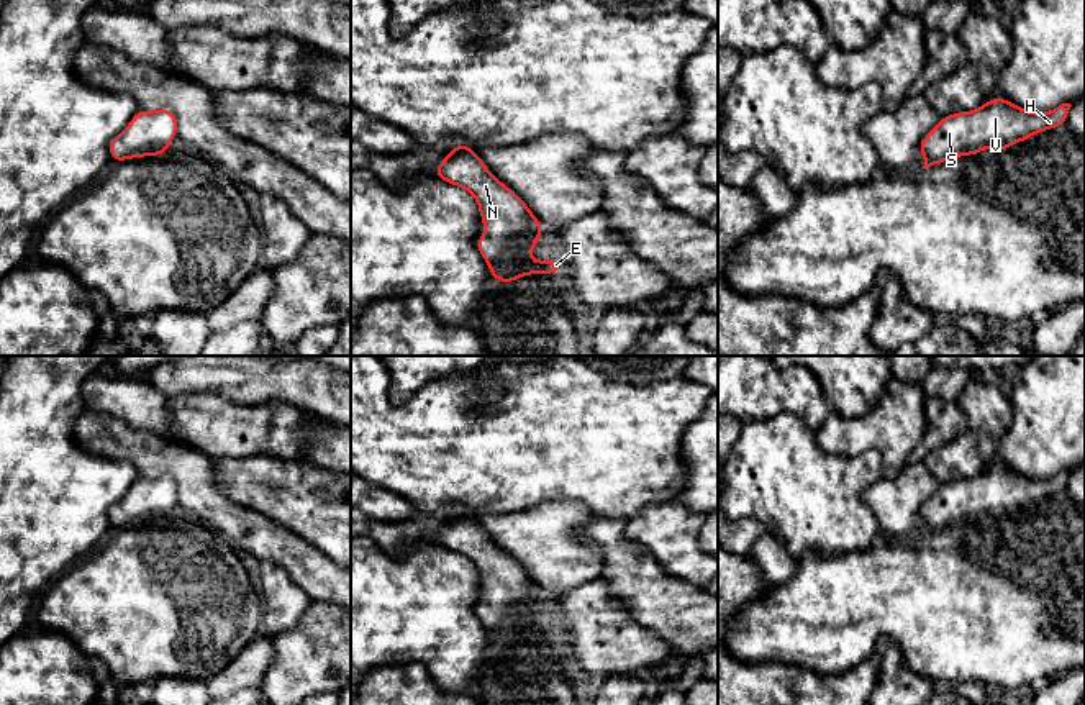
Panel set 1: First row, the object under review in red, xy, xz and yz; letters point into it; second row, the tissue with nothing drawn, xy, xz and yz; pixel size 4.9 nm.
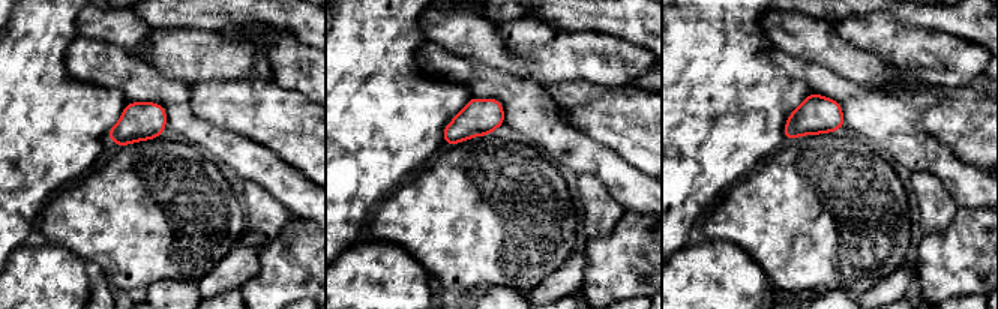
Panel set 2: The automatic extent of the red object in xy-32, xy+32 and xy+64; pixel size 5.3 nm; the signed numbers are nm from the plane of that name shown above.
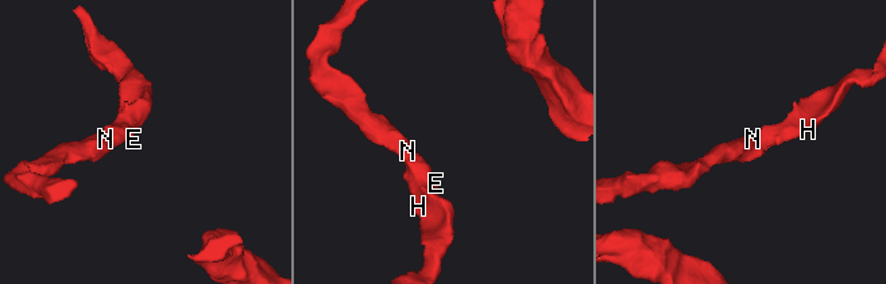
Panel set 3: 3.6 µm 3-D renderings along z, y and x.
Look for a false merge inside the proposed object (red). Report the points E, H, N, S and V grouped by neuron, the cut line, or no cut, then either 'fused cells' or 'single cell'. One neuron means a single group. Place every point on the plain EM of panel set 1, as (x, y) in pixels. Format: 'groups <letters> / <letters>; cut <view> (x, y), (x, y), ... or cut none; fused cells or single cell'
groups E H N S V; cut none; single cell

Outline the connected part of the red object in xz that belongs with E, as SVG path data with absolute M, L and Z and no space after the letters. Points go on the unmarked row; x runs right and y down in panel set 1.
M469 512L449 516L436 533L434 544L465 556L479 571L487 597L475 613L490 636L492 648L510 653L529 641L562 641L556 628L524 626L544 602L541 589L510 554L500 549Z

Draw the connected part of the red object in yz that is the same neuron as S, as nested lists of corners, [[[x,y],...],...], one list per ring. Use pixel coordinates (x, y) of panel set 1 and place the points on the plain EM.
[[[995,464],[977,477],[941,484],[919,510],[923,536],[964,521],[978,523],[985,515],[1003,518],[1044,497],[1059,495],[1067,490],[1070,474],[1062,471],[1051,479],[1033,480]]]

